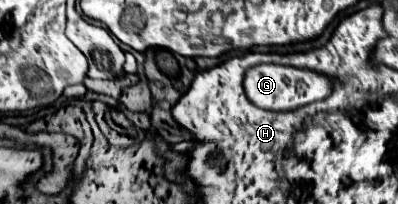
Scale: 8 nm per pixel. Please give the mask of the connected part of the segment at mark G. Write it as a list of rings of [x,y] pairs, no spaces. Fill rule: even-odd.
[[[274,63],[254,65],[244,75],[244,91],[250,103],[254,103],[260,109],[272,109],[272,111],[292,111],[308,103],[322,101],[332,95],[336,83],[338,83],[336,77],[330,77],[312,69],[274,65]]]

